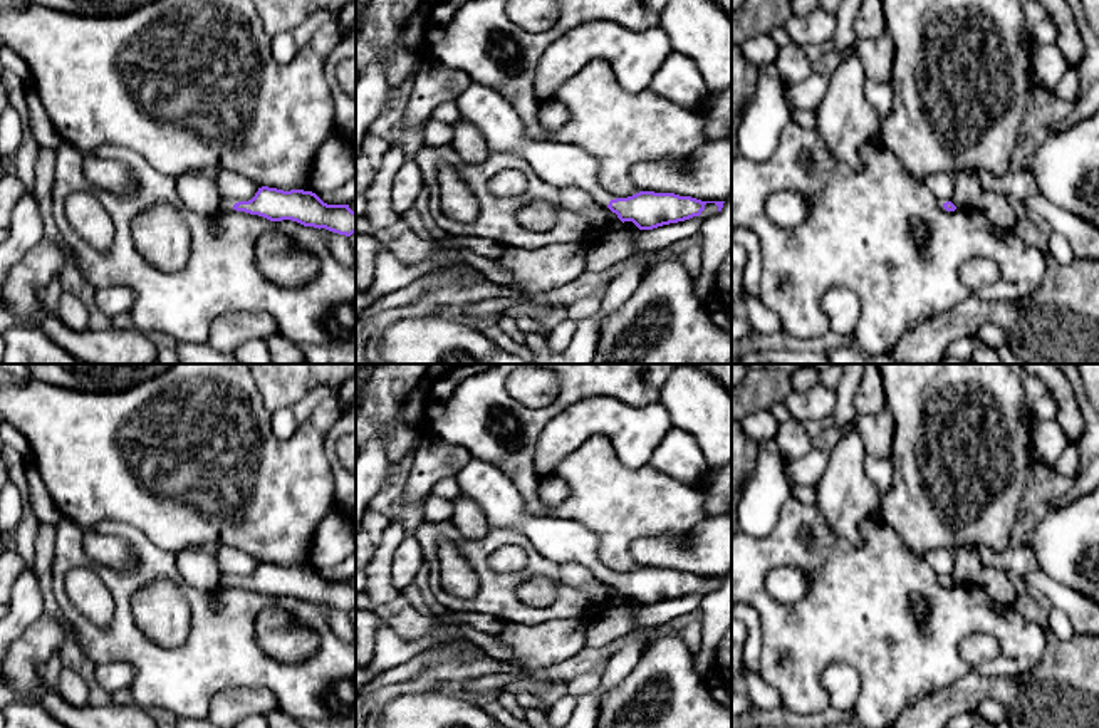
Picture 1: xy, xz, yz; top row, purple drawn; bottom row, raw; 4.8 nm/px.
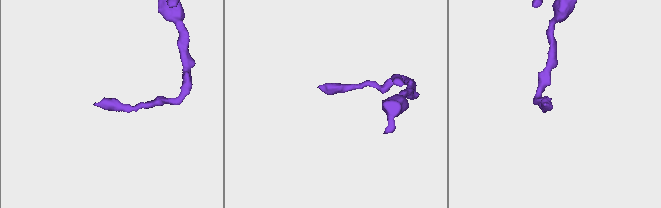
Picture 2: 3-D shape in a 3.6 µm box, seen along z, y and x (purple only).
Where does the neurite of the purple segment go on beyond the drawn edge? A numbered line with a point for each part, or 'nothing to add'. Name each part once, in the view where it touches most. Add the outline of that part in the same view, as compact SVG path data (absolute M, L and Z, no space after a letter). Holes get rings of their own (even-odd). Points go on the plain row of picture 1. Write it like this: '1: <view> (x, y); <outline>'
1: xy (227, 581); M223 574L223 575L221 575L221 580L218 582L218 585L210 590L213 607L218 607L218 606L220 606L221 595L223 595L230 587L233 587L233 580L235 580L235 577L228 575L228 574Z

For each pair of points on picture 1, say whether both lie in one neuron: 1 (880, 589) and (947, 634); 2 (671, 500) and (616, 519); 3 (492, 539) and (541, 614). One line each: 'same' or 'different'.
1: same
2: same
3: same

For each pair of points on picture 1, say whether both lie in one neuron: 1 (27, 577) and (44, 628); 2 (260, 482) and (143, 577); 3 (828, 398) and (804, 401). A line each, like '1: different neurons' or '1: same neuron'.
1: different neurons
2: different neurons
3: same neuron

